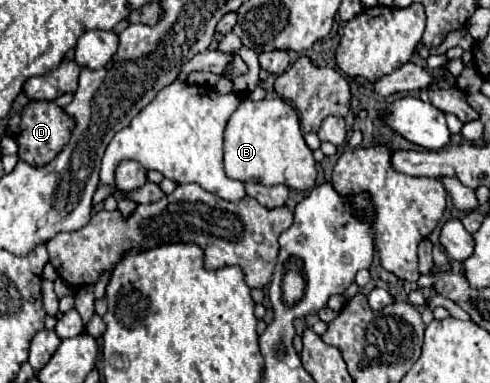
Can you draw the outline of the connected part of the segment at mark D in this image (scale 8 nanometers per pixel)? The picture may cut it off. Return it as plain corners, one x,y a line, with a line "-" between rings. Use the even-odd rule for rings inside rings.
30,101
22,109
22,119
20,119
20,131
16,135
18,143
18,157
20,161
30,163
32,167
42,167
48,165
70,141
74,129
74,119
62,111
54,101

